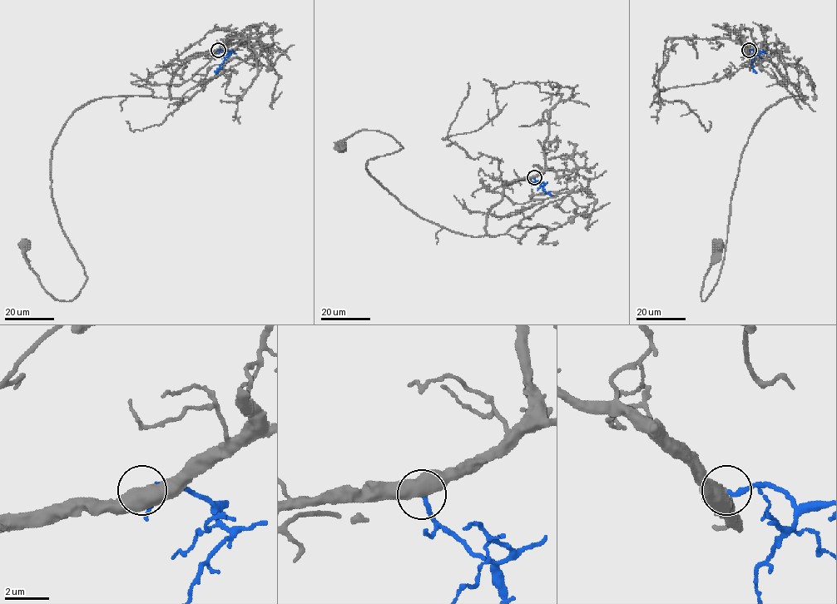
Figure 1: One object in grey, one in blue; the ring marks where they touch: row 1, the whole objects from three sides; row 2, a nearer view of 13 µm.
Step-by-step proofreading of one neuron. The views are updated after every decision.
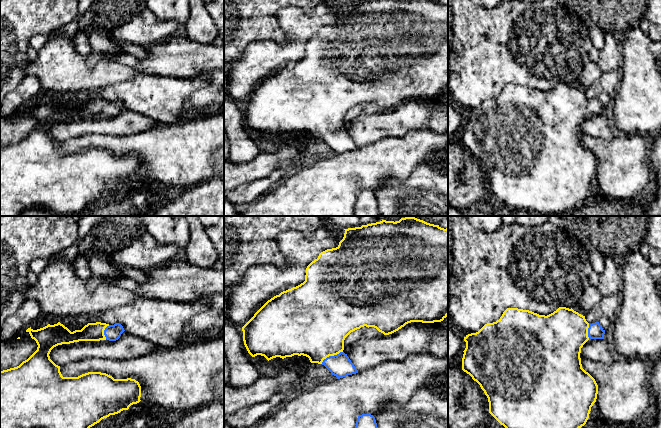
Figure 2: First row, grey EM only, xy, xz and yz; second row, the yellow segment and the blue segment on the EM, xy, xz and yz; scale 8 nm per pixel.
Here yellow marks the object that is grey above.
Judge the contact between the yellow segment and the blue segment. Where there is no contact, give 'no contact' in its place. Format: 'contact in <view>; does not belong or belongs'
contact in xz; belongs

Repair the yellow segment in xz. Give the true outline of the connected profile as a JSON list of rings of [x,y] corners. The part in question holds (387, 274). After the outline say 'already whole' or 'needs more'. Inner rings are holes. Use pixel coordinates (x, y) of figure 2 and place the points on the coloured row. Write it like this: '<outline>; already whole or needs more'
[[[409,216],[399,221],[386,221],[362,225],[361,227],[344,229],[344,237],[336,248],[321,252],[317,259],[306,268],[305,281],[300,285],[281,292],[268,300],[254,316],[242,327],[243,341],[248,353],[255,357],[264,356],[268,361],[280,357],[294,355],[306,356],[311,363],[324,365],[337,379],[358,373],[344,350],[344,340],[353,331],[361,327],[374,327],[384,335],[392,334],[411,322],[434,323],[441,322],[448,316],[448,228],[427,223],[423,220]]]; needs more

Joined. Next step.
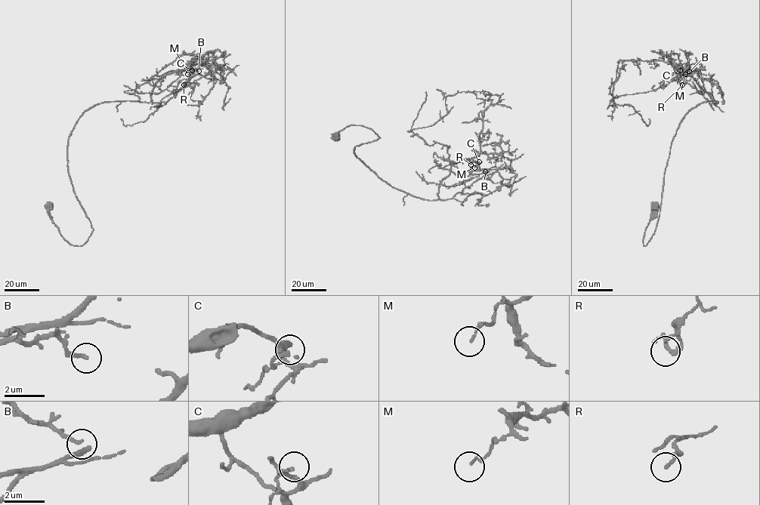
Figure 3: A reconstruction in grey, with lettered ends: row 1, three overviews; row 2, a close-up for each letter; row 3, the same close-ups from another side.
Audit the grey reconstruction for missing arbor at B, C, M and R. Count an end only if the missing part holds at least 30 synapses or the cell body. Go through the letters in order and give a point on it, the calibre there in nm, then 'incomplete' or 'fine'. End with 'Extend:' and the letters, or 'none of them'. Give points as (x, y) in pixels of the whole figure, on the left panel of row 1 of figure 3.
B: at (199, 71); 170 nm thick; fine
C: at (192, 70); 130 nm thick; fine
M: at (187, 74); 100 nm thick; fine
R: at (183, 84); 180 nm thick; fine
Extend: none of them

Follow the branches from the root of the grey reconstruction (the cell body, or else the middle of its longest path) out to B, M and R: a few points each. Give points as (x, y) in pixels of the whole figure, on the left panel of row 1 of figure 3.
B: (48, 204), (83, 244), (76, 122), (199, 71)
M: (48, 204), (83, 244), (76, 122), (99, 103), (151, 103), (164, 75), (187, 74)
R: (48, 204), (83, 244), (76, 122), (99, 103), (151, 103), (164, 75), (189, 69), (183, 84)

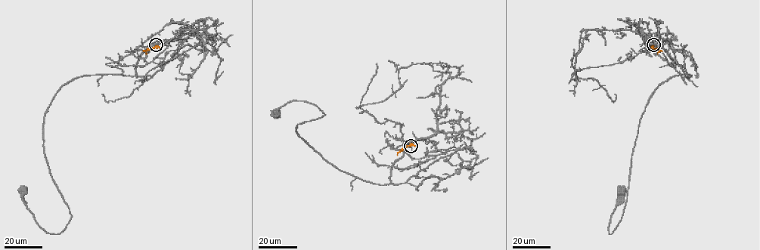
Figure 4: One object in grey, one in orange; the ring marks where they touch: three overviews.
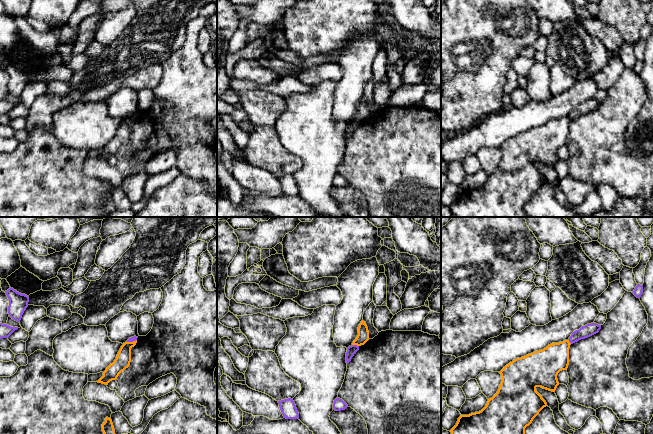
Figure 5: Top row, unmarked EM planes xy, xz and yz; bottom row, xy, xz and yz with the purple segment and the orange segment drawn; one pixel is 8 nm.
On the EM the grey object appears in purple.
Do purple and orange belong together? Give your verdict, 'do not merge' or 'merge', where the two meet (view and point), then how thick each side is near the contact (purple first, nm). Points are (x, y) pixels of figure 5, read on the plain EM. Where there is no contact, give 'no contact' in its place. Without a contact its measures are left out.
do not merge | xz (355, 121) | 80/100 nm

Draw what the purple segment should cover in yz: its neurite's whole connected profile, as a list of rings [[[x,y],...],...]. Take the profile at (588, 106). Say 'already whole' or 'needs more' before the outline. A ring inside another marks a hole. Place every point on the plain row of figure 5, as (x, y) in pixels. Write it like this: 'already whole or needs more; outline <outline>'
already whole; outline [[[591,99],[582,102],[579,106],[576,106],[571,110],[571,112],[569,113],[569,118],[573,120],[581,115],[588,114],[598,109],[600,105],[601,105],[601,101],[598,101],[596,99]]]

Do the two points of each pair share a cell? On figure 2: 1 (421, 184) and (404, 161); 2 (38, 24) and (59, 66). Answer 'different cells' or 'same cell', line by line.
1: different cells
2: different cells

